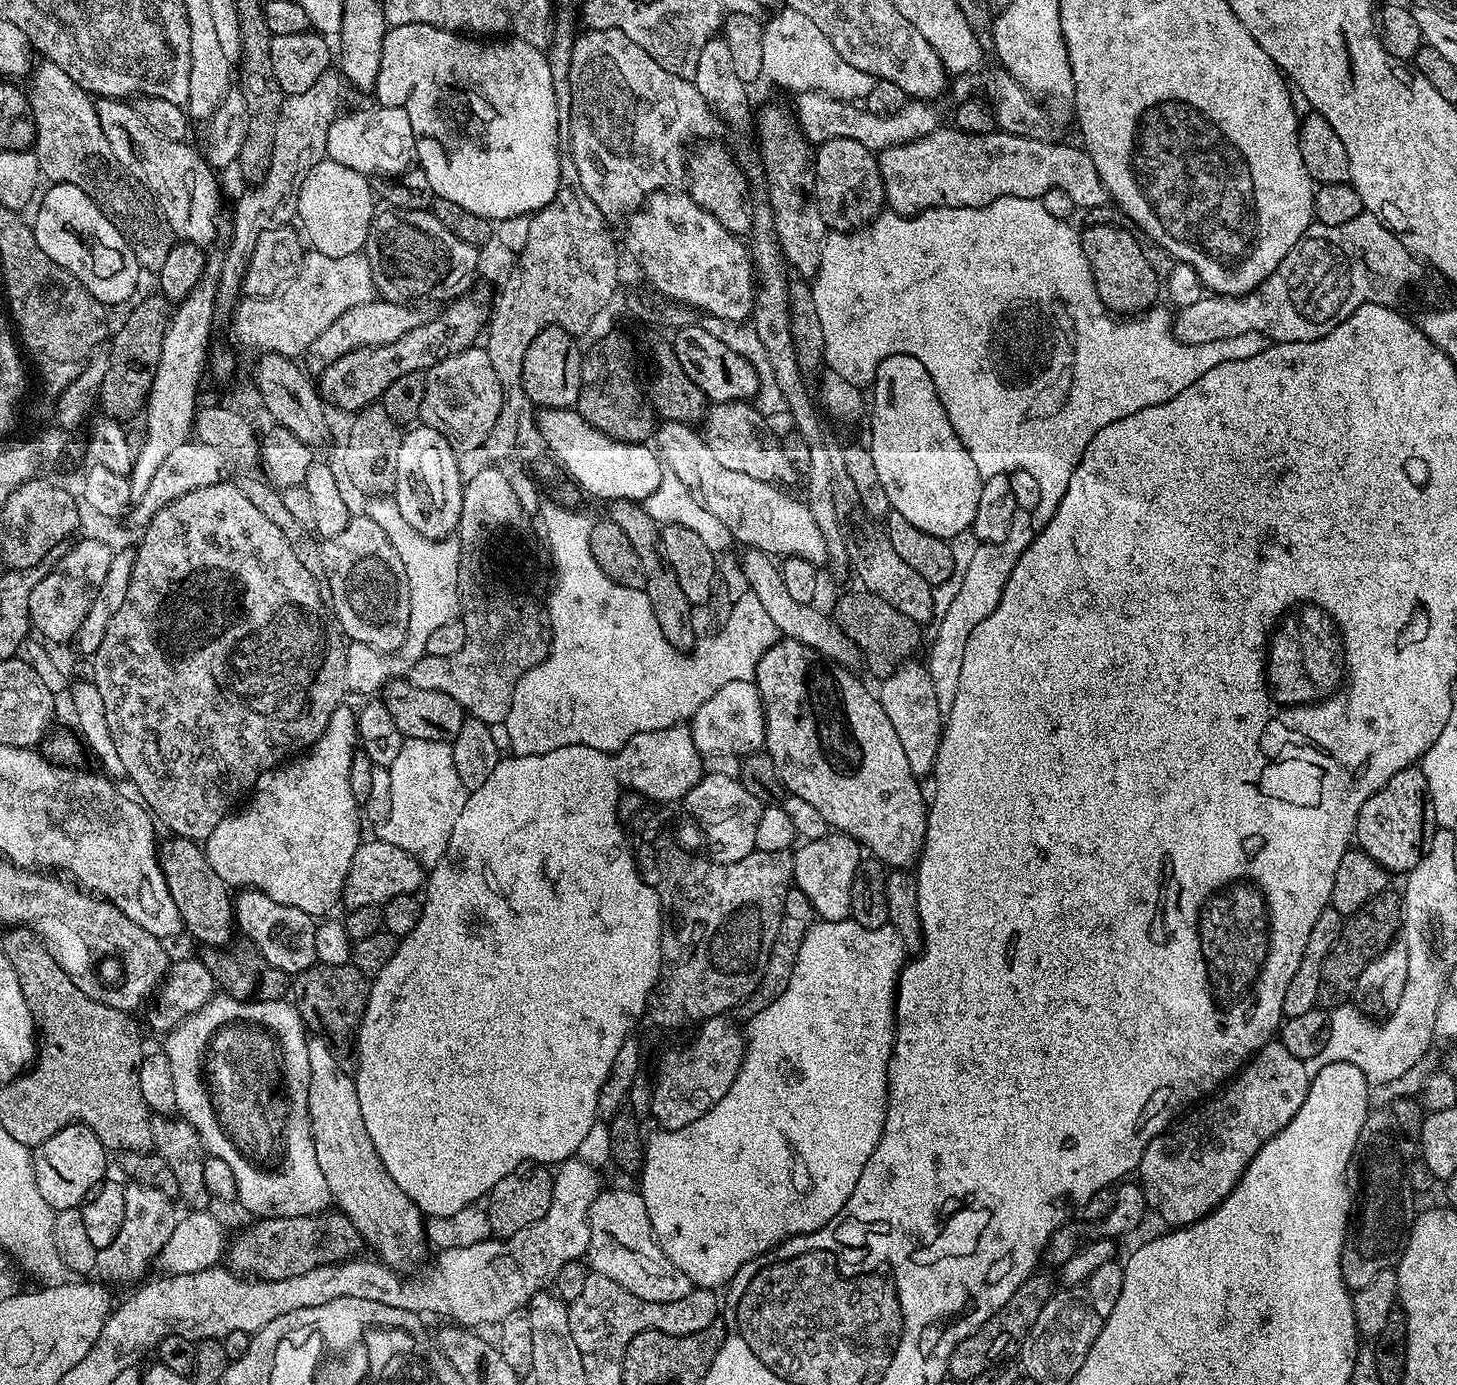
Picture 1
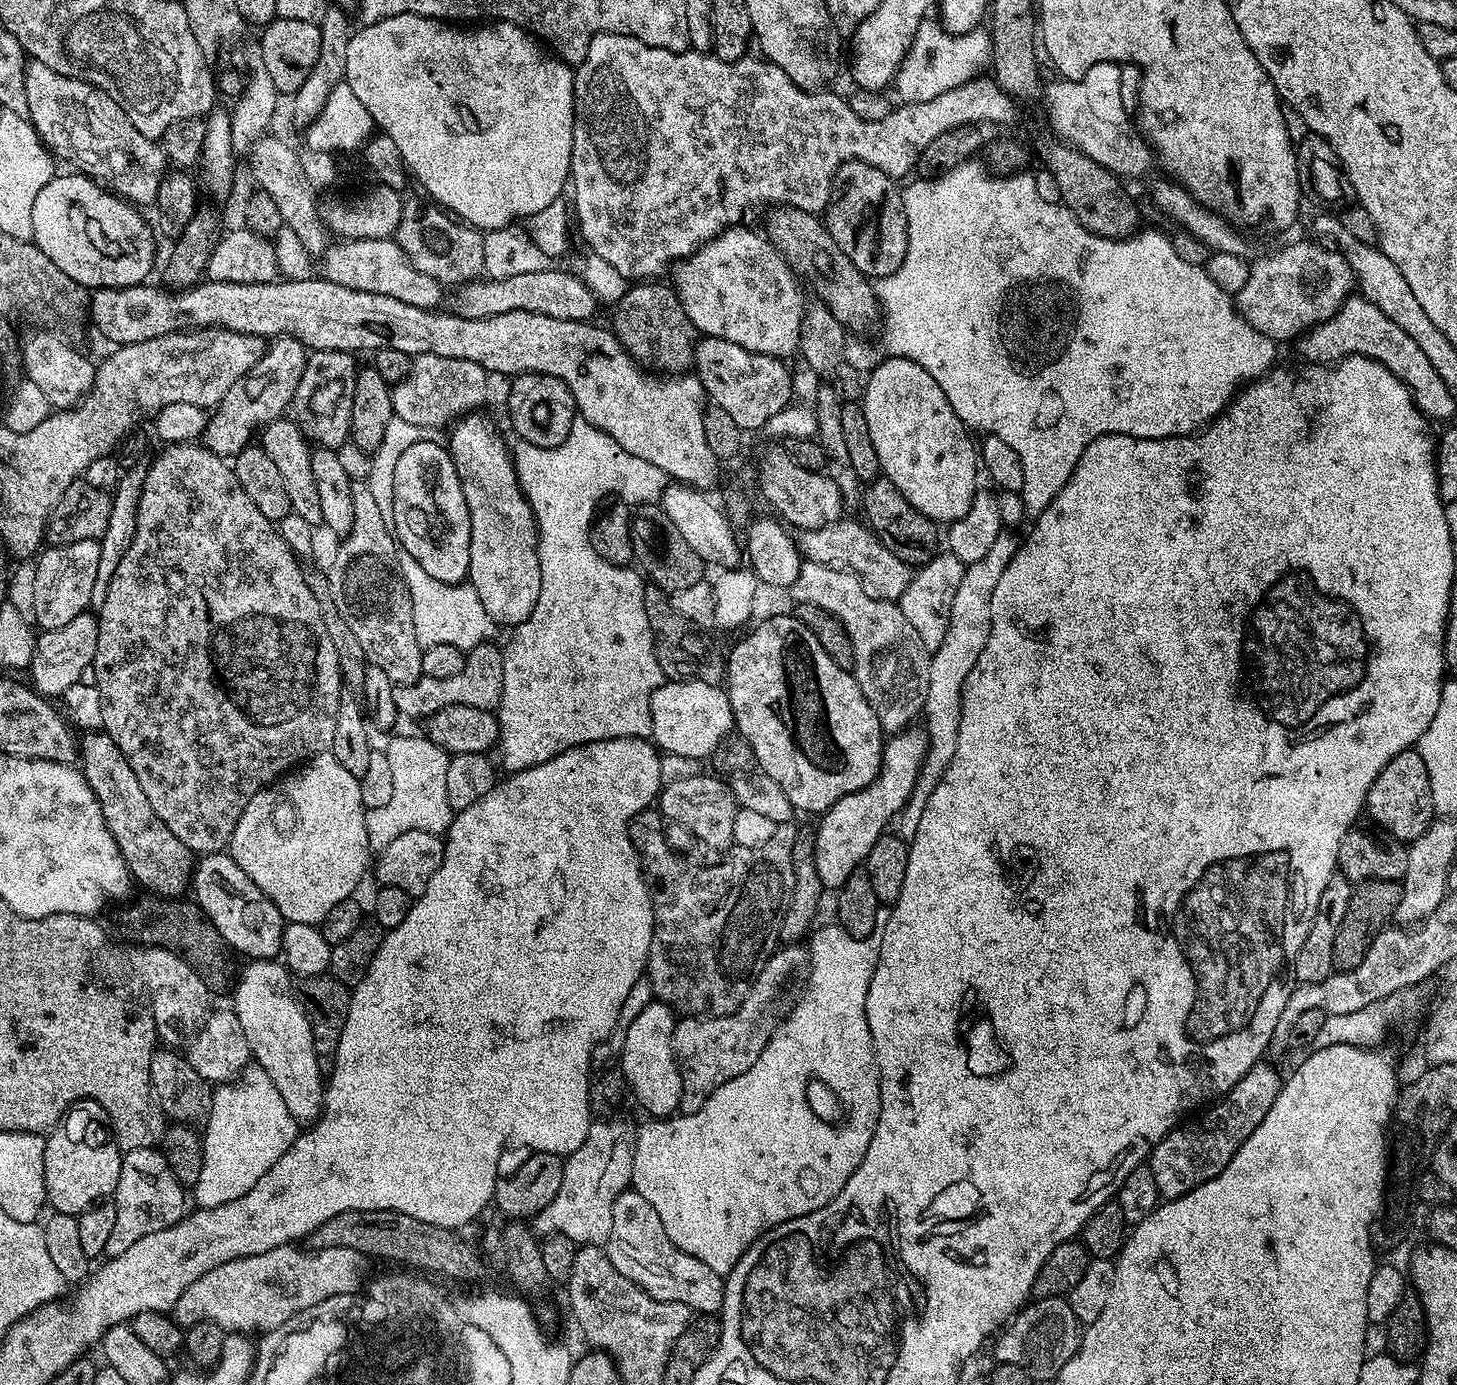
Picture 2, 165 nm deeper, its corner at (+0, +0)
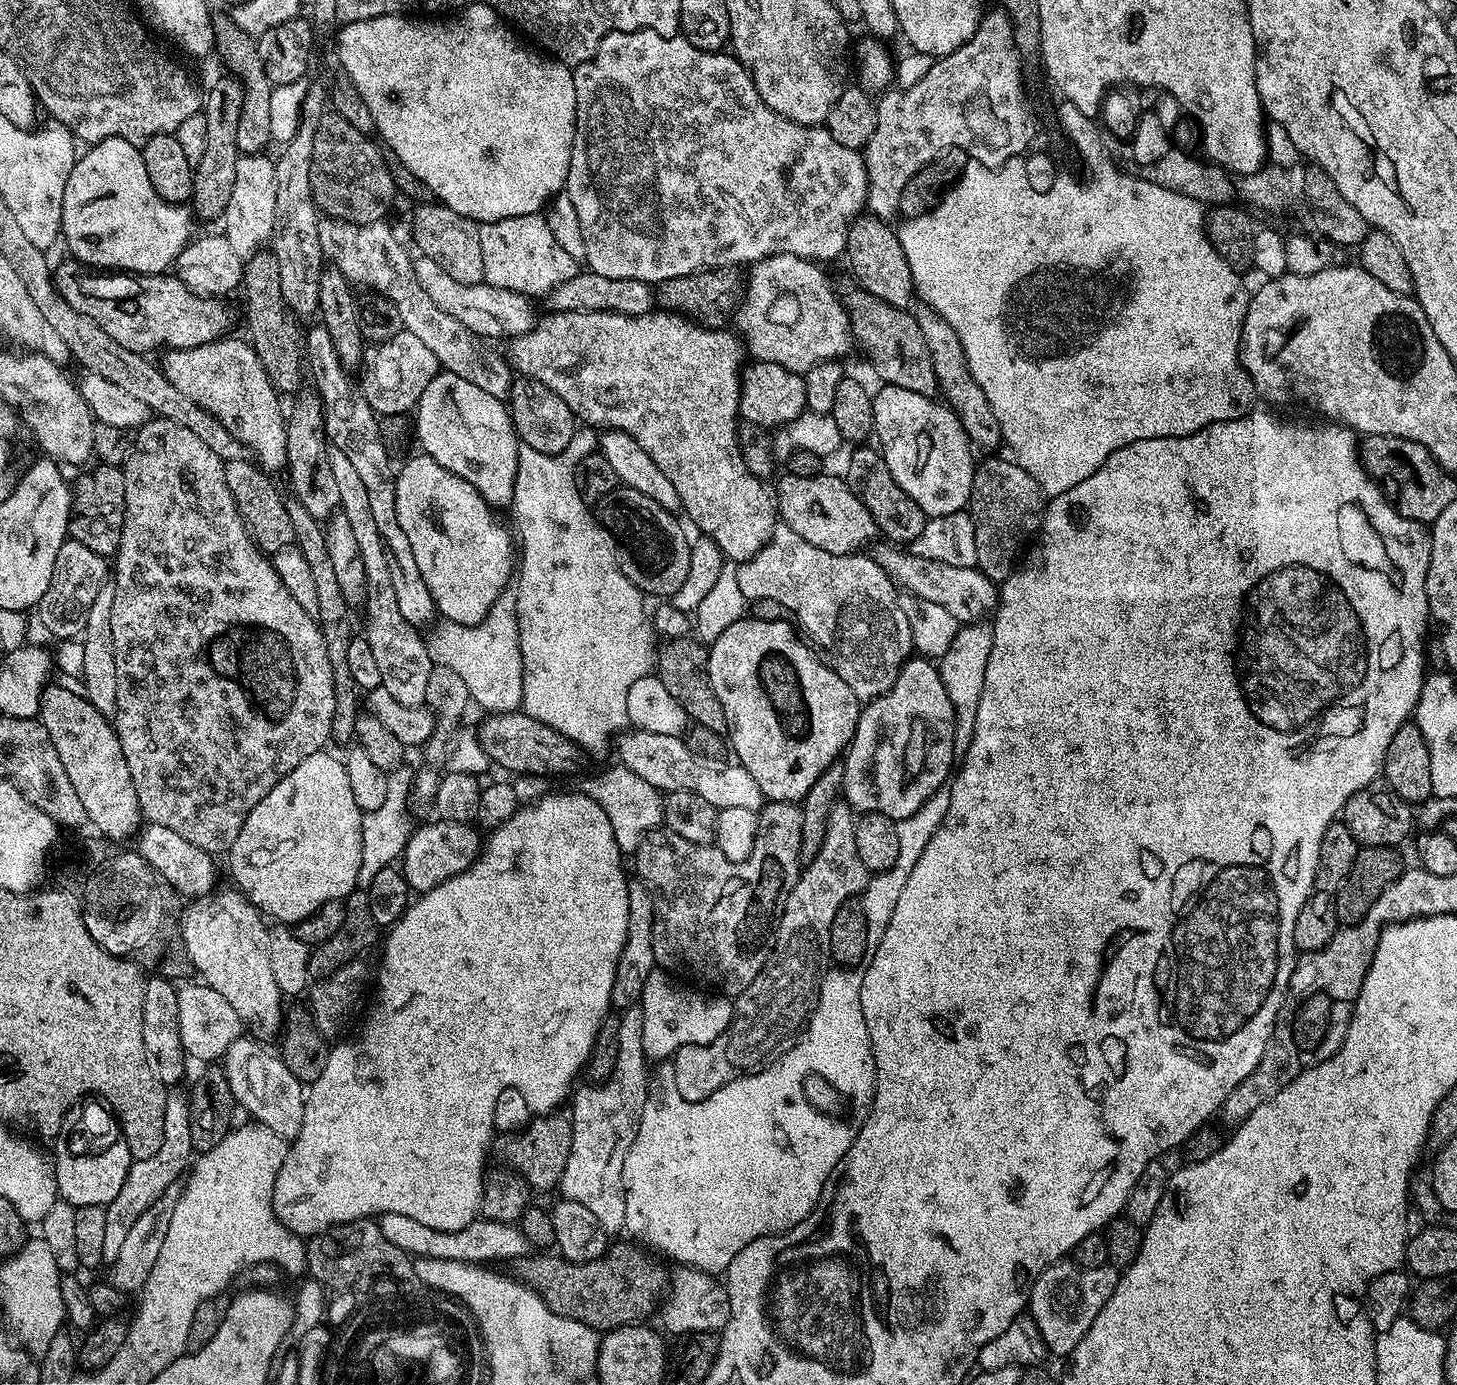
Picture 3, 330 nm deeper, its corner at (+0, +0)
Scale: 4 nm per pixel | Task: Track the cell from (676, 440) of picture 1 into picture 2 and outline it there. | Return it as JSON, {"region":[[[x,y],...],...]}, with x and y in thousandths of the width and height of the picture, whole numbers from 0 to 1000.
{"region":[[[577,374],[575,377],[570,380],[566,380],[561,383],[556,383],[555,384],[550,383],[548,387],[548,395],[553,402],[557,406],[563,407],[568,410],[572,412],[578,412],[582,413],[584,416],[588,416],[592,420],[592,423],[594,426],[594,429],[597,429],[597,432],[603,432],[603,433],[617,434],[618,430],[620,427],[625,425],[627,422],[627,411],[622,406],[619,406],[614,400],[611,400],[611,397],[608,397],[608,394],[604,393],[604,390],[599,386],[598,381],[594,380],[590,375],[582,375],[583,374]]]}

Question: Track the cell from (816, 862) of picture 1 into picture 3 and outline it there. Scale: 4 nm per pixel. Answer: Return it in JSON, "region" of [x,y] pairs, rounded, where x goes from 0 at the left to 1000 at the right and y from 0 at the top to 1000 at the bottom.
{"region":[[[637,475],[623,476],[609,501],[590,512],[588,529],[578,549],[578,575],[582,583],[590,588],[608,588],[614,593],[627,588],[654,560],[655,526],[655,510],[652,510],[644,482]]]}

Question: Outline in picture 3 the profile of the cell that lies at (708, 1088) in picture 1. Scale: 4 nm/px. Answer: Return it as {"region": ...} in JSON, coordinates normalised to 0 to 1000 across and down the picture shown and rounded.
{"region":[[[581,580],[572,581],[568,588],[568,596],[566,606],[563,607],[563,612],[559,618],[554,622],[550,629],[545,643],[538,650],[537,658],[534,661],[534,666],[531,670],[531,681],[529,682],[527,694],[524,700],[512,712],[509,719],[504,720],[504,733],[501,741],[490,752],[487,754],[472,754],[464,759],[461,766],[461,781],[465,790],[471,793],[474,797],[481,796],[489,791],[490,787],[498,785],[507,777],[517,777],[526,773],[537,761],[542,760],[546,755],[550,743],[554,740],[557,729],[560,726],[560,721],[563,715],[563,709],[569,695],[570,671],[574,662],[574,657],[583,650],[590,648],[593,640],[596,639],[597,630],[594,625],[592,625],[592,619],[589,619],[588,610],[588,590]]]}

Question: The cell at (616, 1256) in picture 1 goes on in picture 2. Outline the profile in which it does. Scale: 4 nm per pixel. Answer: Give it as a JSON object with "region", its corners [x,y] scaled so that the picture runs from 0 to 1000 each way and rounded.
{"region":[[[436,859],[428,861],[421,868],[421,888],[416,903],[421,917],[445,933],[450,939],[468,940],[478,949],[491,949],[497,942],[498,922],[490,920],[485,911],[465,903],[452,879],[452,874]]]}

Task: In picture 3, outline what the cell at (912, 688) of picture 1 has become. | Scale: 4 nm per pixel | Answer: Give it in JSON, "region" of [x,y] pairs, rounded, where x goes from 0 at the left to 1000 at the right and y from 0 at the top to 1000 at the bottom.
{"region":[[[533,378],[530,383],[530,388],[524,394],[518,403],[510,405],[506,409],[507,423],[509,425],[511,434],[531,432],[531,435],[537,435],[542,443],[549,447],[548,453],[555,456],[561,463],[572,473],[570,482],[586,498],[586,501],[592,507],[602,505],[614,495],[618,482],[625,476],[627,471],[625,449],[622,449],[622,440],[618,437],[619,430],[610,416],[603,409],[598,401],[585,400],[576,401],[567,397],[561,397],[553,388],[545,386],[542,380]]]}

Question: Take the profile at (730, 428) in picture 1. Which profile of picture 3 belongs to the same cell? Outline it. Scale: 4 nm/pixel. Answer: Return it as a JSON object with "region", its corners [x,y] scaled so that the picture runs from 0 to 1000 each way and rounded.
{"region":[[[538,342],[538,344],[535,347],[535,350],[531,352],[531,363],[537,378],[542,380],[542,383],[545,383],[545,386],[553,388],[553,391],[561,394],[561,397],[567,397],[570,400],[575,400],[576,401],[584,401],[590,399],[592,396],[590,396],[592,393],[597,392],[596,394],[598,394],[602,389],[603,385],[600,374],[597,371],[597,368],[594,368],[590,355],[585,353],[581,346],[577,344],[576,347],[575,344],[568,344],[568,342],[561,344]]]}

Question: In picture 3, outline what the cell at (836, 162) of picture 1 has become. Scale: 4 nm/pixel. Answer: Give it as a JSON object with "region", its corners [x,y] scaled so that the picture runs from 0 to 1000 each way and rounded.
{"region":[[[591,155],[582,165],[581,188],[585,190],[585,196],[591,209],[600,215],[605,215],[614,222],[623,222],[627,217],[627,206],[625,189],[619,181],[619,175],[614,164],[609,159],[603,159],[598,155]]]}

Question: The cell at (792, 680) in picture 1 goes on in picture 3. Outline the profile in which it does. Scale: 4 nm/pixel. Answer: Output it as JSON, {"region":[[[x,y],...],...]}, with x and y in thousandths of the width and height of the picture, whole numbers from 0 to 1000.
{"region":[[[511,446],[504,449],[504,452],[496,455],[496,458],[493,458],[491,463],[486,468],[486,489],[490,501],[493,501],[493,507],[496,507],[496,513],[498,513],[498,521],[500,522],[498,531],[501,535],[501,540],[504,546],[505,543],[504,548],[510,555],[515,556],[515,562],[518,562],[518,565],[520,565],[520,568],[523,568],[523,572],[528,578],[549,579],[556,570],[556,568],[559,568],[560,562],[580,545],[581,541],[585,536],[588,529],[592,506],[586,501],[586,498],[583,498],[583,495],[581,495],[581,492],[578,492],[578,490],[574,486],[573,482],[561,478],[559,470],[557,467],[555,469],[546,460],[547,454],[546,453],[544,454],[542,451],[541,448],[526,449],[518,446]]]}

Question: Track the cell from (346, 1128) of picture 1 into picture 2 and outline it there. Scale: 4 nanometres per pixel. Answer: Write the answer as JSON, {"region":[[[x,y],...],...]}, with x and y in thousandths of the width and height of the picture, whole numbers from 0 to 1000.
{"region":[[[174,693],[168,697],[161,705],[159,727],[166,738],[172,765],[188,781],[188,787],[194,790],[194,796],[201,807],[207,812],[213,812],[222,801],[224,780],[220,778],[221,765],[216,758],[213,738],[203,721],[201,705],[189,693]]]}

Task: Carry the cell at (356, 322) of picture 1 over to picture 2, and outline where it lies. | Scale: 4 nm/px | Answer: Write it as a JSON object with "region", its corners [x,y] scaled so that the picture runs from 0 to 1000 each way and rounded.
{"region":[[[380,192],[367,198],[353,198],[353,201],[344,202],[327,201],[315,209],[316,214],[309,220],[310,225],[323,231],[336,230],[339,227],[350,227],[350,224],[361,224],[375,227],[377,230],[406,232],[410,222],[410,214],[395,196],[384,196],[383,194]]]}

